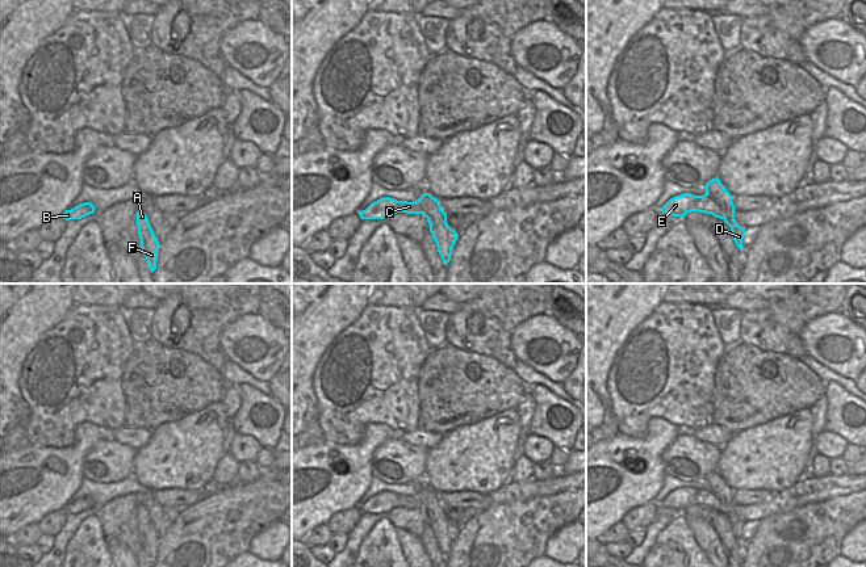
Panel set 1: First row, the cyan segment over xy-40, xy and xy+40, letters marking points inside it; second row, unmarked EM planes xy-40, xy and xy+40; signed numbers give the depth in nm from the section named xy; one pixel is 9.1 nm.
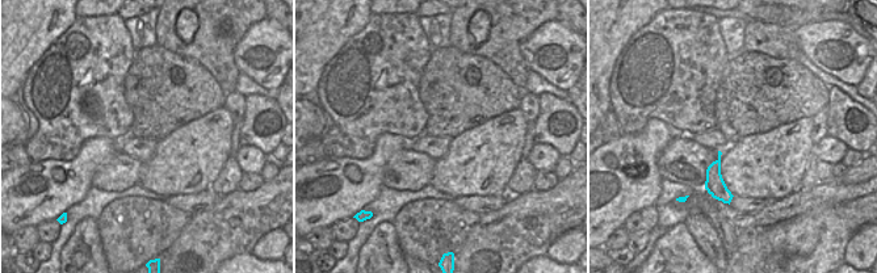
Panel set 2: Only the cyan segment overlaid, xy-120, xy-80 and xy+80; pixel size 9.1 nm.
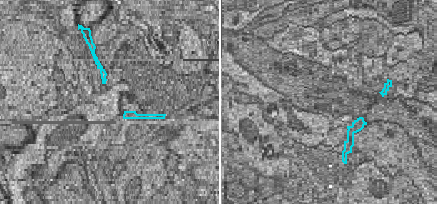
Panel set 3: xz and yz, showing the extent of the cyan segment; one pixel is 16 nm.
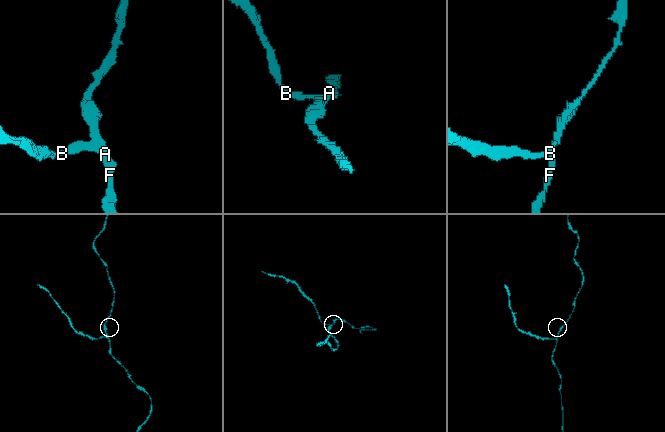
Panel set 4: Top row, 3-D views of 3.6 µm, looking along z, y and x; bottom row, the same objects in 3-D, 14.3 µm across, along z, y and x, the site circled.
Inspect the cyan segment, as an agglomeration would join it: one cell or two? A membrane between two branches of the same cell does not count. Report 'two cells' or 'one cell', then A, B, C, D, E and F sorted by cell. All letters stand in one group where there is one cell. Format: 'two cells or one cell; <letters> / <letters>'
two cells; A D F / B C E

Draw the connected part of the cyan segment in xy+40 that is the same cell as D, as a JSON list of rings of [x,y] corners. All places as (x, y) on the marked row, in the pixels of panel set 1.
[[[718,177],[710,180],[704,188],[706,193],[708,193],[721,207],[721,213],[728,217],[724,222],[731,227],[736,245],[742,248],[742,239],[745,236],[746,227],[741,227],[735,219],[735,205],[732,202],[733,196],[725,189]]]

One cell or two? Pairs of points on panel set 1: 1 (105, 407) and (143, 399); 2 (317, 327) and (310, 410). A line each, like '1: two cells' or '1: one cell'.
1: two cells
2: one cell

